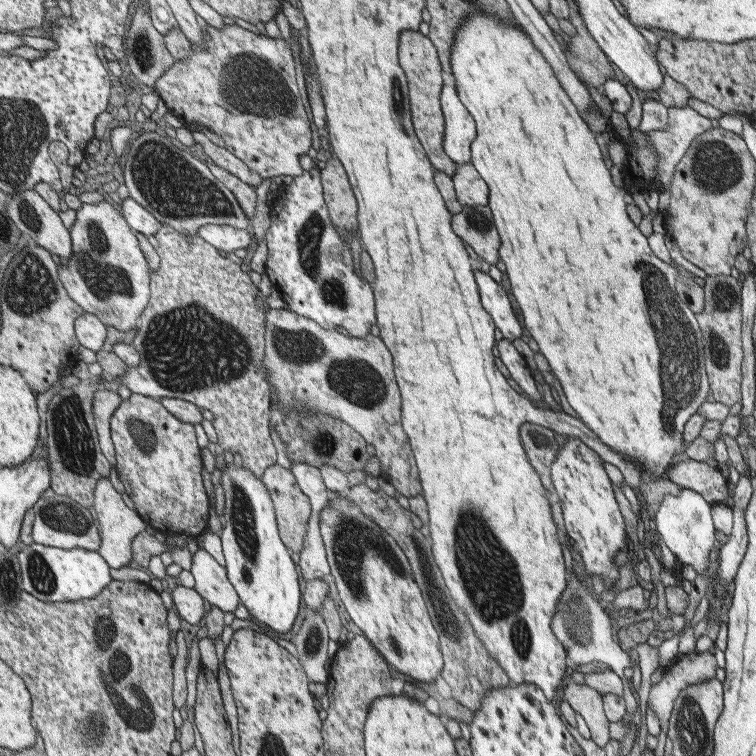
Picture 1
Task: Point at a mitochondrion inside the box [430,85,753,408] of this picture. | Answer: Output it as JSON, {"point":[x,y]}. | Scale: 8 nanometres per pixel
{"point":[714,168]}

